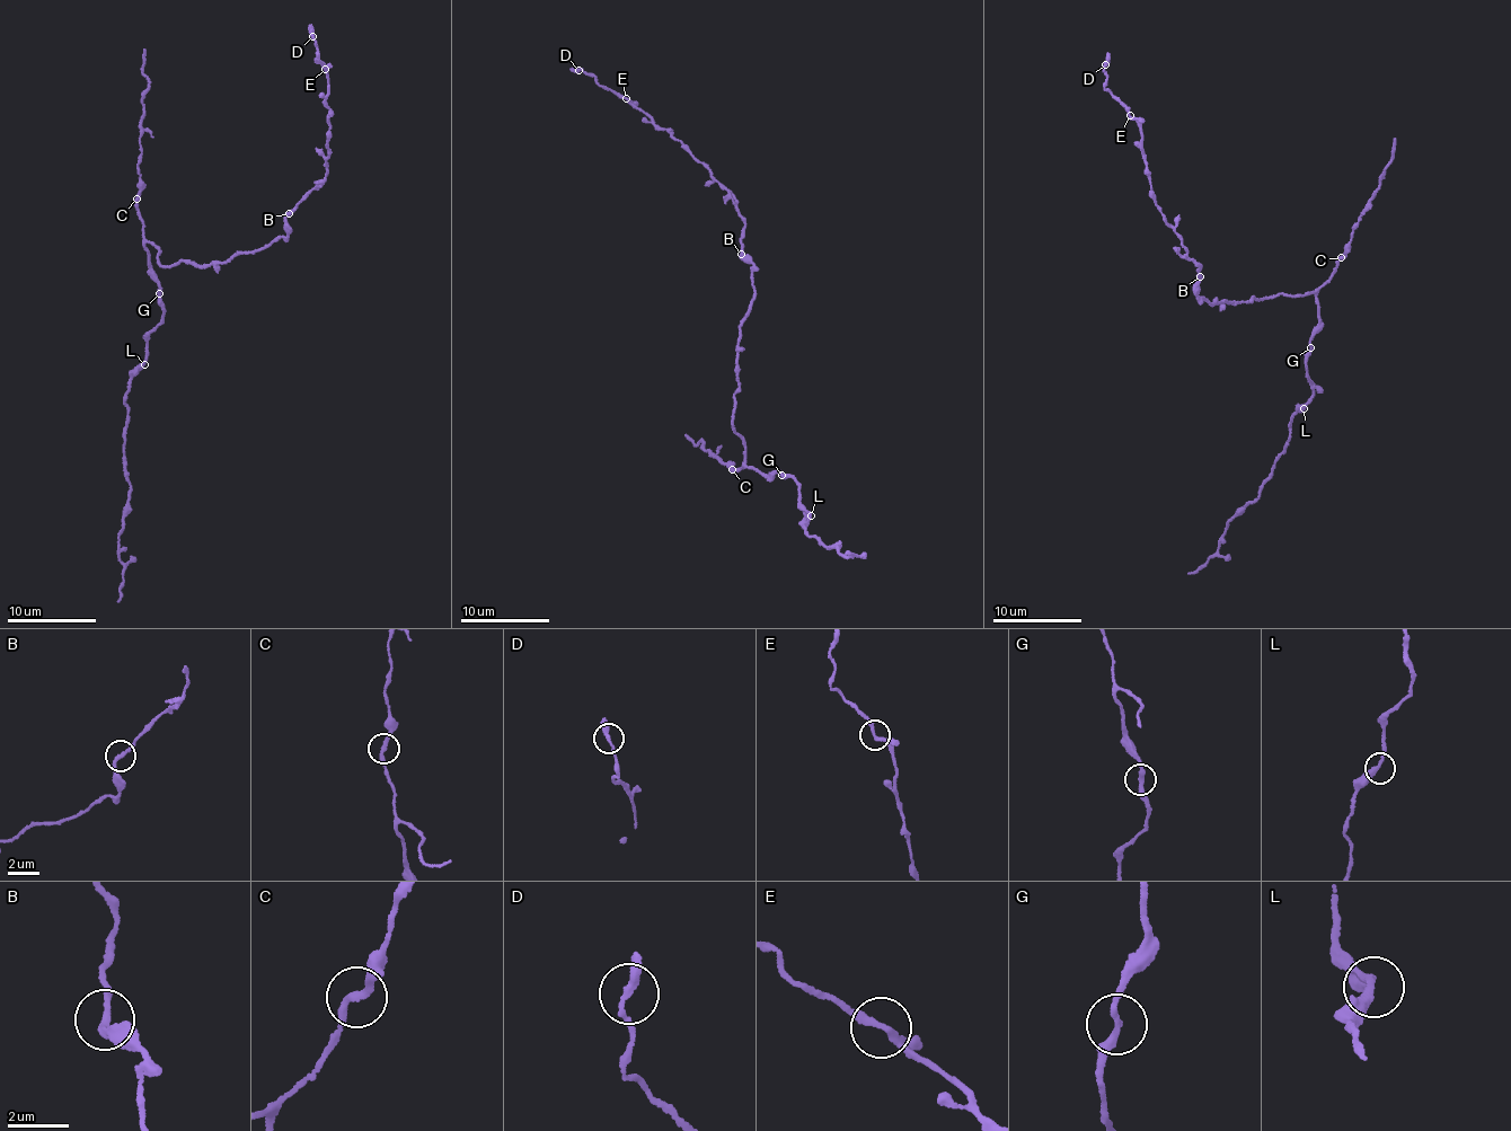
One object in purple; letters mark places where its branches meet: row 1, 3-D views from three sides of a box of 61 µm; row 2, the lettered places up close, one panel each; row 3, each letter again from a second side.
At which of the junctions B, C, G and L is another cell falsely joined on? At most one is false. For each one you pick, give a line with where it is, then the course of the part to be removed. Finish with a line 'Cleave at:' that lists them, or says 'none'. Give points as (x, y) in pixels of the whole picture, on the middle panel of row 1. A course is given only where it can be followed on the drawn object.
Cleave at: none

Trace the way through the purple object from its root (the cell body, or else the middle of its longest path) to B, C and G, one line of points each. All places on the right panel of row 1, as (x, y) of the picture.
B: (1255, 297), (1237, 303), (1213, 300), (1212, 306), (1199, 297), (1200, 276)
C: (1255, 297), (1301, 297), (1318, 291), (1341, 257)
G: (1255, 297), (1301, 297), (1315, 292), (1318, 326), (1310, 347)

